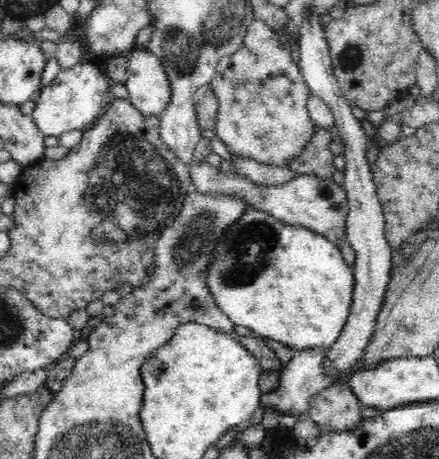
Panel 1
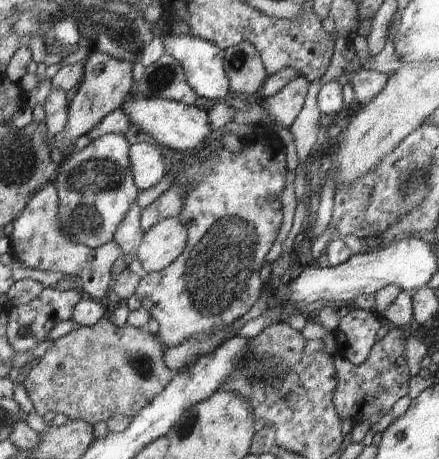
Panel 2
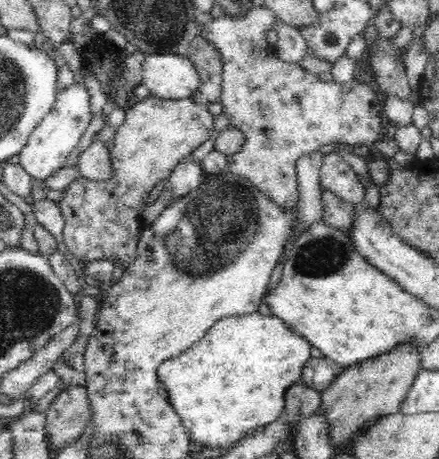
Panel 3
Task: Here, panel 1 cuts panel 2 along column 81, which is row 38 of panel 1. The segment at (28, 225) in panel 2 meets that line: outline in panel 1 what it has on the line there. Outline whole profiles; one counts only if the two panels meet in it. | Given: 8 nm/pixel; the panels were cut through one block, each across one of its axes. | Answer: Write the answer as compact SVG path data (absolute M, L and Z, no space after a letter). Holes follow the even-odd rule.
M254 19L247 28L243 45L234 54L219 60L210 88L219 101L219 114L212 134L226 145L228 151L236 157L256 160L260 164L285 167L288 162L301 157L317 126L306 108L311 91L290 52L290 46L295 47L294 42L282 45L281 35L268 23Z

